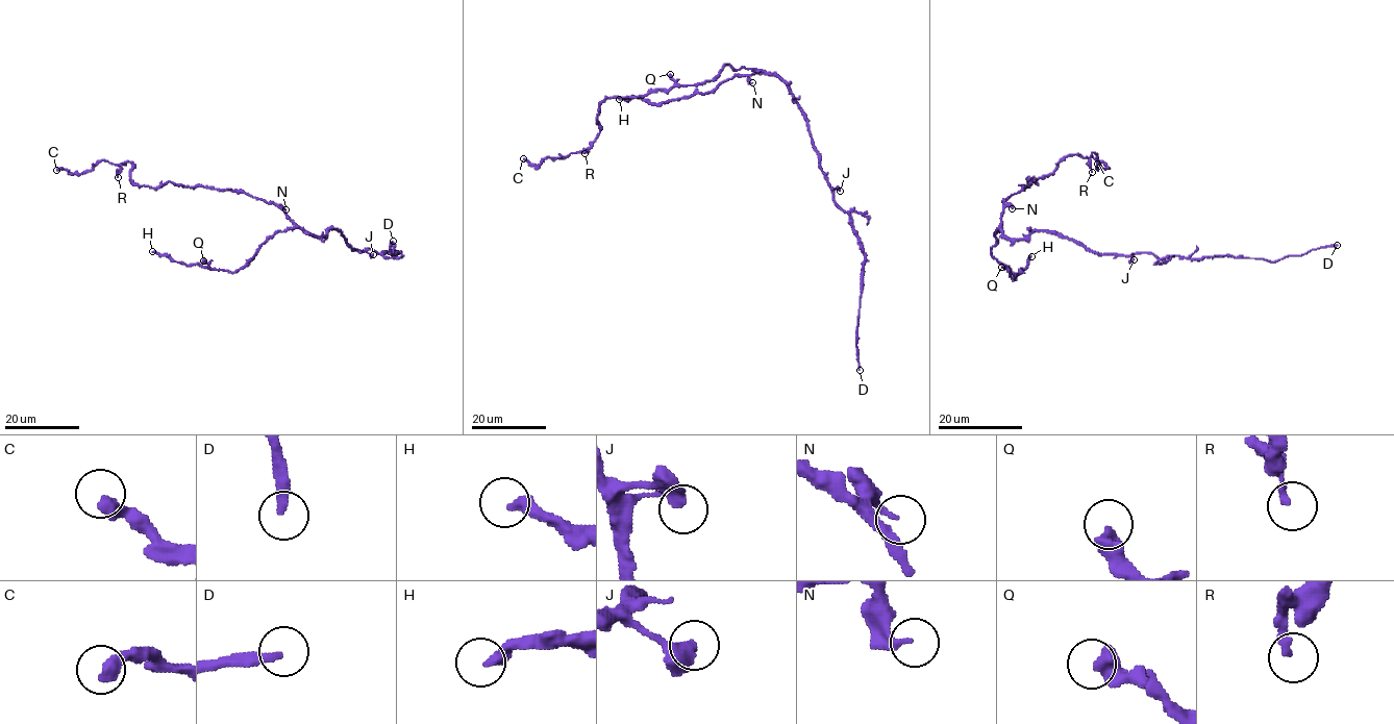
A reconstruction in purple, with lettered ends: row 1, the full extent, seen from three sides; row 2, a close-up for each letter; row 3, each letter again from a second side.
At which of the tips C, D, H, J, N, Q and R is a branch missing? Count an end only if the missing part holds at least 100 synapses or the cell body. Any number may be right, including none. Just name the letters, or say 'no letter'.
D, H

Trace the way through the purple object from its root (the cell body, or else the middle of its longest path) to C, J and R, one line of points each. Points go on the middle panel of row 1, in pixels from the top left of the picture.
C: (773, 75), (733, 75), (710, 91), (656, 104), (605, 99), (589, 148), (537, 167), (523, 158)
J: (773, 75), (786, 84), (804, 117), (825, 179), (840, 191)
R: (773, 75), (733, 75), (710, 91), (656, 104), (635, 97), (605, 99), (599, 106), (599, 133), (585, 153)

